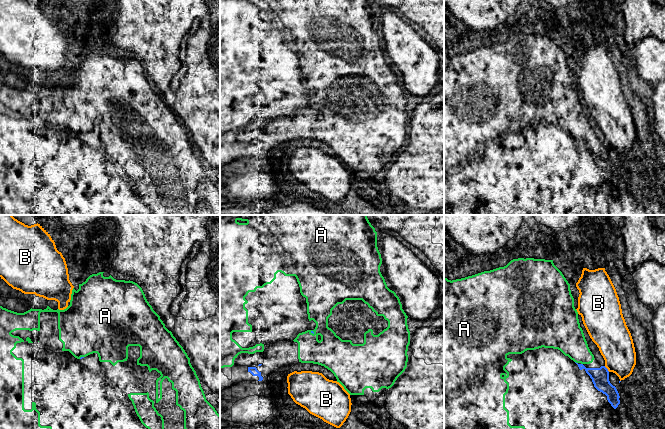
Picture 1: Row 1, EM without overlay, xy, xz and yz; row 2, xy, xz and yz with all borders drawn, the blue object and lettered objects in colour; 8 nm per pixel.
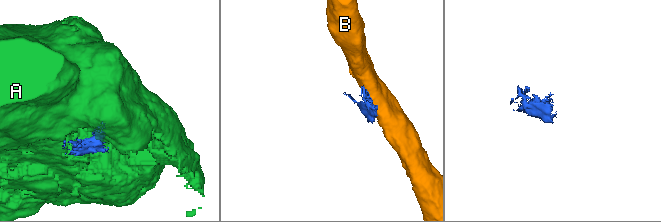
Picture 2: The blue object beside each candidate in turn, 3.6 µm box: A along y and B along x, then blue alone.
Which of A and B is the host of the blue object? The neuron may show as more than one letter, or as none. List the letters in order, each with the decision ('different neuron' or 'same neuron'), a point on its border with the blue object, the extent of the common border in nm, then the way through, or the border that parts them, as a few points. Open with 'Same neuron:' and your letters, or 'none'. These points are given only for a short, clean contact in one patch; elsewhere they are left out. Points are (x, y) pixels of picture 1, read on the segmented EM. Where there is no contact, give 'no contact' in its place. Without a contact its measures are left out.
Same neuron: A
A: same neuron; contact yz (575, 362); length 30 nm
B: different neuron; contact yz (607, 369); length 60 nm; border yz (604, 366), (609, 371)

